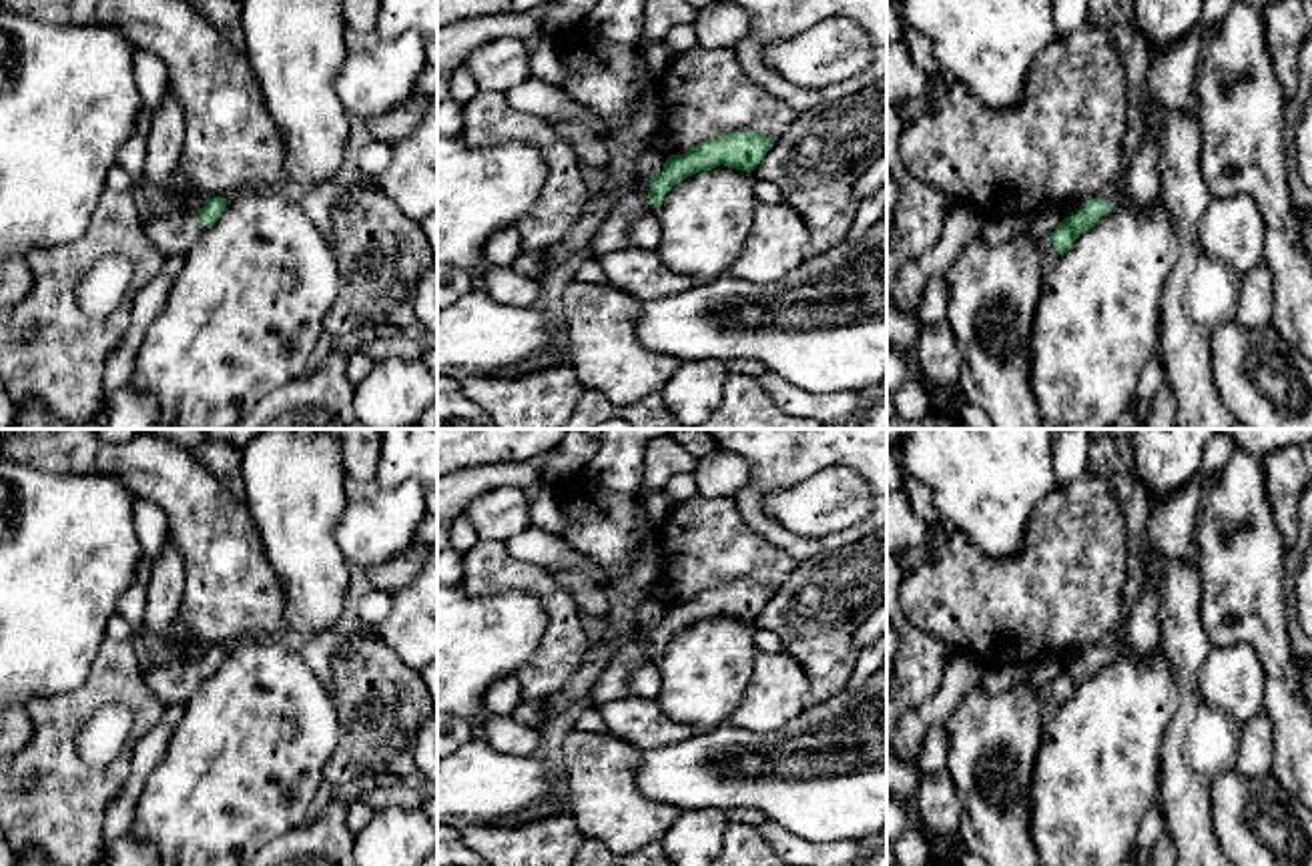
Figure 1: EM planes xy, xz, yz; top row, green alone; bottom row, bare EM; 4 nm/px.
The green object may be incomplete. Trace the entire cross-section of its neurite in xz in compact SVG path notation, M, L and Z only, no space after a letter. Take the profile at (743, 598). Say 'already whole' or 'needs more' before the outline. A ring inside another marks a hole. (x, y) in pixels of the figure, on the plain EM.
needs more; M734 579L706 587L684 603L670 603L664 617L652 629L638 627L634 635L590 645L584 662L568 684L552 698L540 702L542 712L554 718L572 702L592 694L602 670L624 643L632 639L644 643L650 662L654 662L676 631L700 619L710 619L720 613L736 619L754 619L774 595L774 589L776 587L768 587L758 579Z

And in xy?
needs more; M213 645L201 660L152 666L144 670L144 678L167 706L185 706L199 686L219 670L225 656L227 647Z

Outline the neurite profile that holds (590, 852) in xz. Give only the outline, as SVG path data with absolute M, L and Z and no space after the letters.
M584 840L572 866L674 866L662 846L662 842L652 842L636 852L618 854L608 846Z

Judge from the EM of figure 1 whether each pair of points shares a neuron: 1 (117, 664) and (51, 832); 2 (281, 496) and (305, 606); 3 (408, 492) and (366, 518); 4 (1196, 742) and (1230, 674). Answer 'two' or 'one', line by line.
1: one
2: one
3: one
4: two

